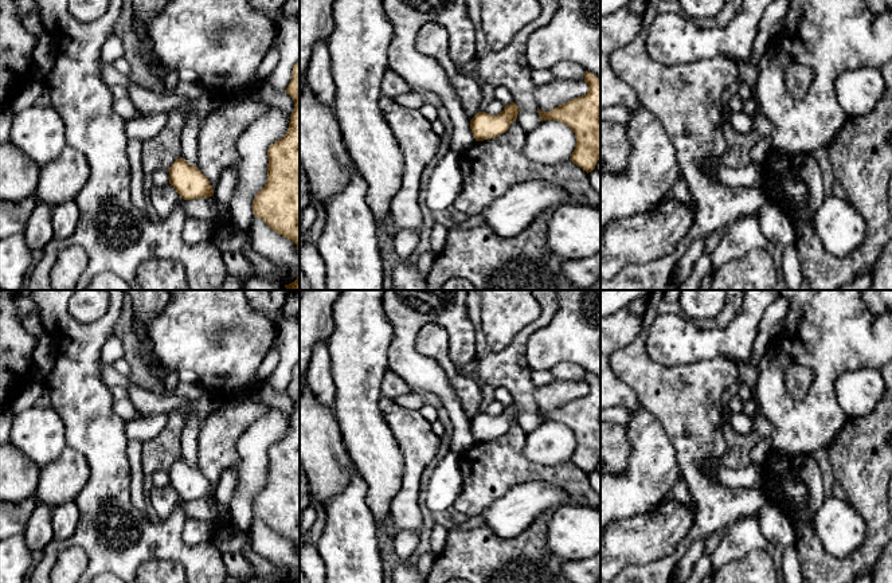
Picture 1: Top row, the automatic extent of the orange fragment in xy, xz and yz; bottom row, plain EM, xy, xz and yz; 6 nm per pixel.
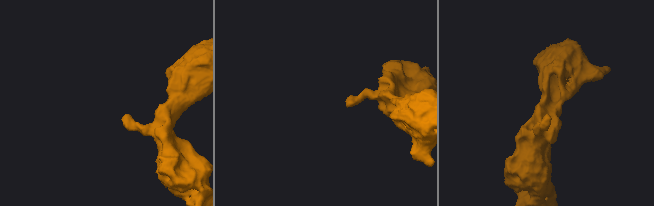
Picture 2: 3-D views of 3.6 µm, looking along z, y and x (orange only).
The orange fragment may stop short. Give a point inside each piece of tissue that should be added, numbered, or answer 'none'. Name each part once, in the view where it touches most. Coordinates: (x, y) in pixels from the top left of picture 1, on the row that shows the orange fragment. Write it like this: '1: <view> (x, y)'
none

